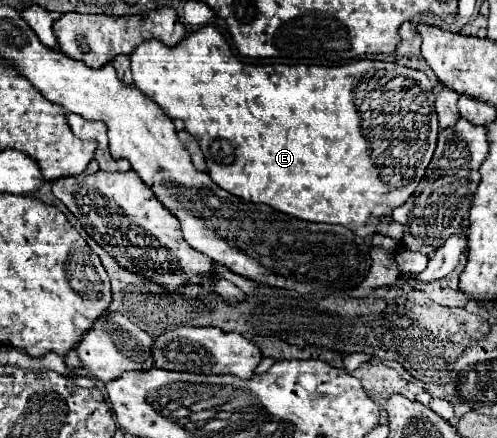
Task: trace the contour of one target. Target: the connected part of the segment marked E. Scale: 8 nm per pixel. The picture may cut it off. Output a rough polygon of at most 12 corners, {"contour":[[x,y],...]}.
{"contour":[[147,40],[133,84],[249,202],[401,240],[429,78]]}

